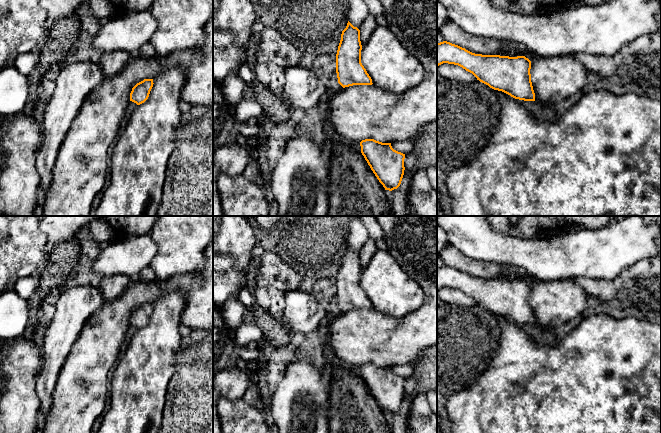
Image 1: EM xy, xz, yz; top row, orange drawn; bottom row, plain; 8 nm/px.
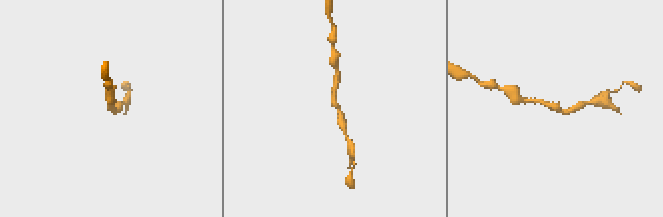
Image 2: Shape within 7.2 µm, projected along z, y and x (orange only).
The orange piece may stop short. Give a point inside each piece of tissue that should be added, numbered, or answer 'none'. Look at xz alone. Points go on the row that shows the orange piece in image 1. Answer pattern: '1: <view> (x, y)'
none

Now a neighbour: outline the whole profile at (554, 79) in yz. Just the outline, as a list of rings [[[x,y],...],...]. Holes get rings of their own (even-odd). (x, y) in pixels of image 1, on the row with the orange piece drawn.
[[[570,55],[538,56],[531,62],[531,82],[535,102],[560,104],[587,84],[587,70]]]

